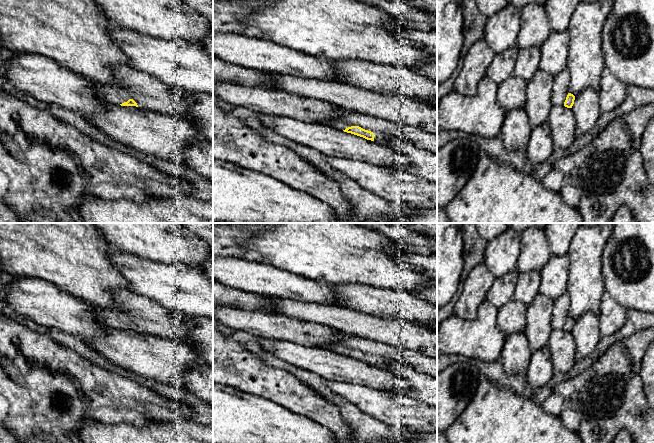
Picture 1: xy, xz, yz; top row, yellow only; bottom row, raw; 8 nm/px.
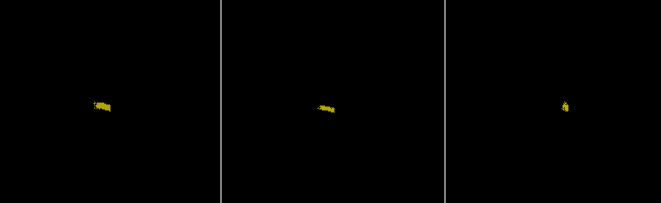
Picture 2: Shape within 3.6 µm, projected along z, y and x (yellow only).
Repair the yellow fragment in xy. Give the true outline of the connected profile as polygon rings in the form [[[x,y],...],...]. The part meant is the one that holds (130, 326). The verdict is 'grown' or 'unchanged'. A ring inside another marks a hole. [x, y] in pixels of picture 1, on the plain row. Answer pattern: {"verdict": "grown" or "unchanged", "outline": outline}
{"verdict": "grown", "outline": [[[115,288],[114,307],[95,307],[99,319],[114,329],[136,330],[179,342],[190,341],[190,316],[167,309],[129,289]]]}

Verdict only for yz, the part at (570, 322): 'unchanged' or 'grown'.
grown

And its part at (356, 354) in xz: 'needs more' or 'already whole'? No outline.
needs more

